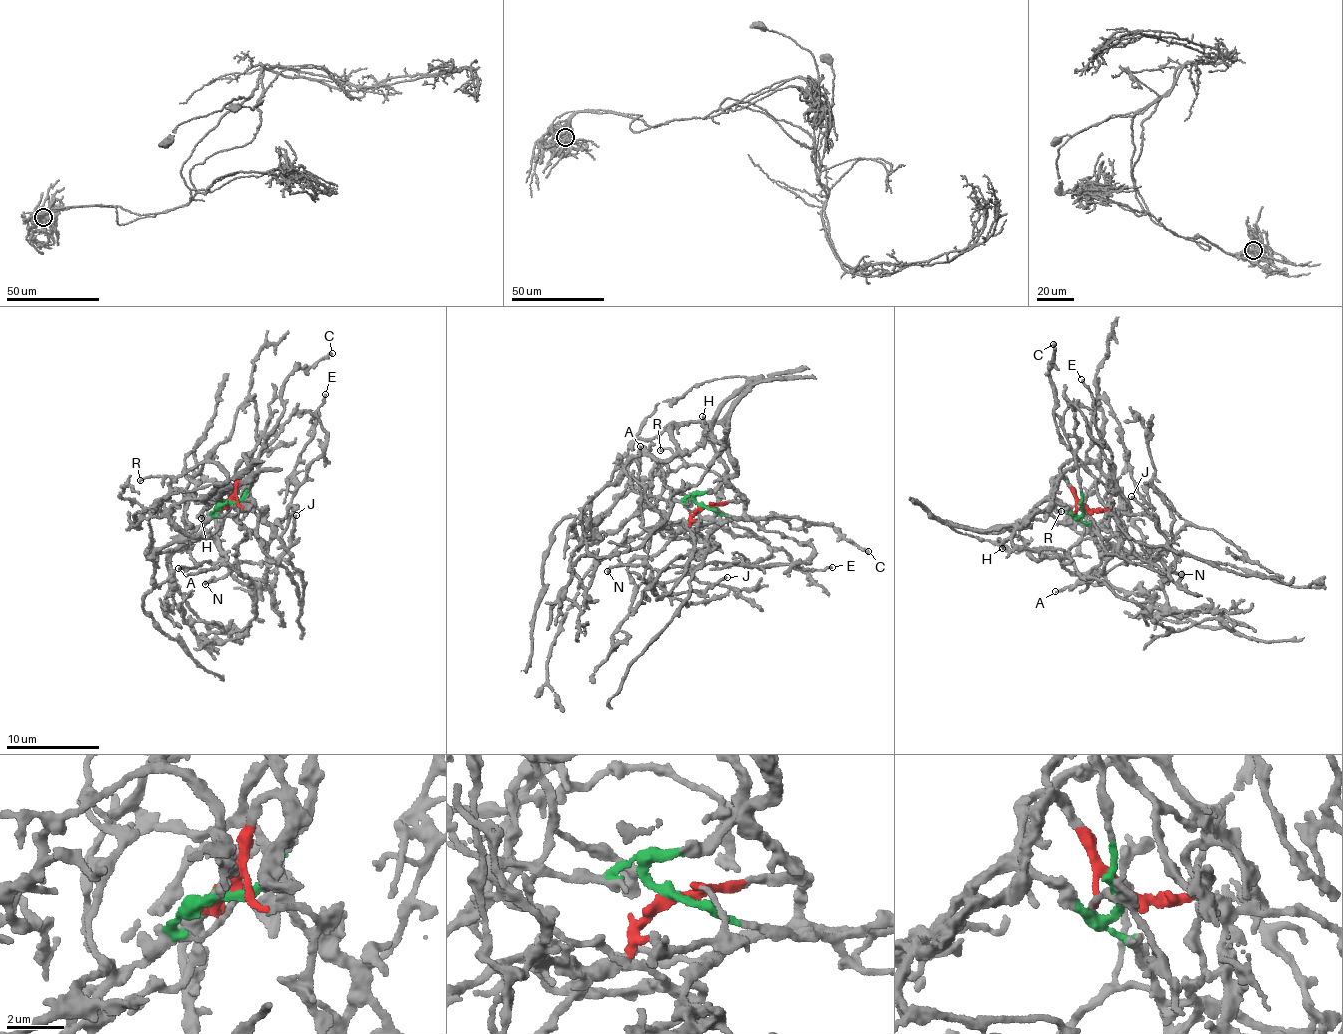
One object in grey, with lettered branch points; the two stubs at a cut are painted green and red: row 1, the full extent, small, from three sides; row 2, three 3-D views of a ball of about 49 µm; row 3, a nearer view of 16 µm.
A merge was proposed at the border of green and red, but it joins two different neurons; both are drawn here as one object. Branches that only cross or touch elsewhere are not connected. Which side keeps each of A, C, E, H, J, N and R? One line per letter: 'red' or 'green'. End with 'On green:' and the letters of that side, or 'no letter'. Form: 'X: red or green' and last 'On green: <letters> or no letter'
A: red
C: green
E: green
H: green
J: red
N: red
R: green
On green: C, E, H, R

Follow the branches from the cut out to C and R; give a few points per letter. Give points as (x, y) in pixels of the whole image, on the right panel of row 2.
C: (1082, 508), (1077, 456), (1065, 443), (1054, 417), (1053, 387), (1048, 376), (1054, 344)
R: (1082, 508), (1080, 515), (1070, 513), (1052, 497), (1052, 480), (1060, 512)

